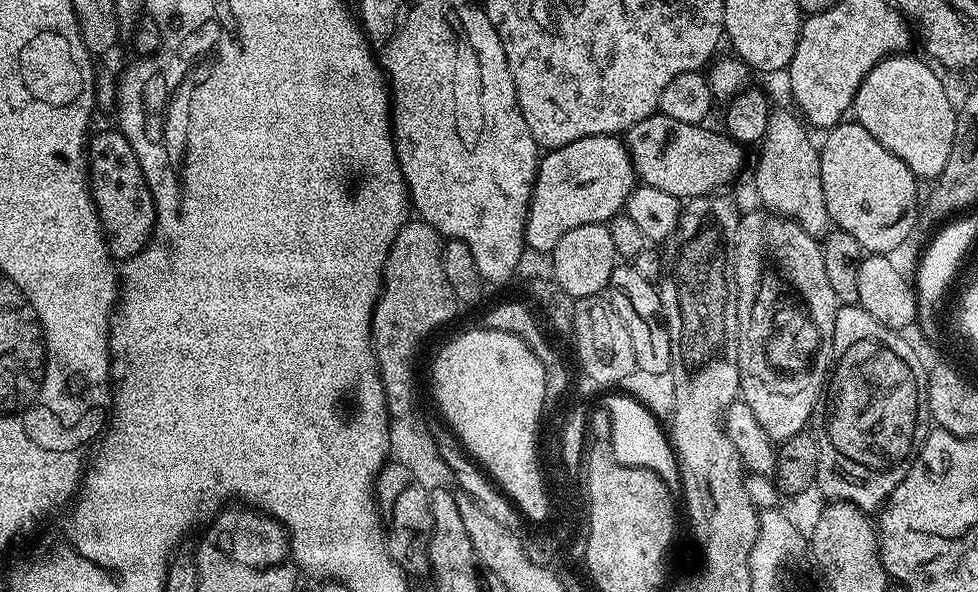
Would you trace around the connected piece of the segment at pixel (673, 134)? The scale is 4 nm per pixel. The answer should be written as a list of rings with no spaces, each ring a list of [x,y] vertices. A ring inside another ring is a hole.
[[[663,114],[642,118],[629,128],[626,143],[639,183],[666,190],[682,202],[723,189],[720,187],[730,183],[744,164],[745,149],[723,131],[711,132],[708,126],[678,122]]]

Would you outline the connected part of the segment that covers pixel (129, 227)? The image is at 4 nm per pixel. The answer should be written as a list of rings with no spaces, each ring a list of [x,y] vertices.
[[[120,131],[100,132],[88,141],[88,182],[92,193],[92,201],[96,203],[96,213],[100,216],[100,224],[104,228],[104,239],[108,241],[108,251],[117,261],[129,260],[144,249],[152,232],[156,229],[156,207],[150,194],[150,186],[142,174],[142,166],[138,166],[138,154],[134,154],[134,146],[126,142]]]

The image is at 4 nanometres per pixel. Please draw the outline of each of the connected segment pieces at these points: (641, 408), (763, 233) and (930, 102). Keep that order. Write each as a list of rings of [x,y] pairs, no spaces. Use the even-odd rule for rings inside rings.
[[[631,394],[623,395],[612,396],[606,401],[614,458],[620,464],[645,468],[658,474],[658,478],[662,478],[662,482],[666,482],[668,492],[673,498],[683,497],[684,487],[680,481],[678,462],[672,449],[669,433],[665,429],[664,432],[660,429],[659,422],[652,417],[652,408],[649,405],[640,404]]]
[[[759,210],[760,212],[744,212],[736,227],[736,245],[732,251],[736,267],[736,289],[738,290],[738,350],[740,351],[740,396],[742,403],[754,410],[754,418],[758,418],[758,426],[766,430],[766,434],[774,442],[783,442],[791,436],[803,433],[809,427],[818,401],[826,387],[832,359],[832,343],[834,342],[834,318],[838,301],[830,281],[826,278],[826,266],[822,262],[822,244],[819,239],[812,237],[794,220],[780,216],[776,212]]]
[[[897,54],[878,62],[858,86],[850,112],[856,115],[855,123],[870,130],[890,154],[902,158],[915,176],[925,176],[932,182],[950,158],[957,109],[954,104],[952,108],[952,100],[940,81],[941,73],[931,63],[912,55]]]

